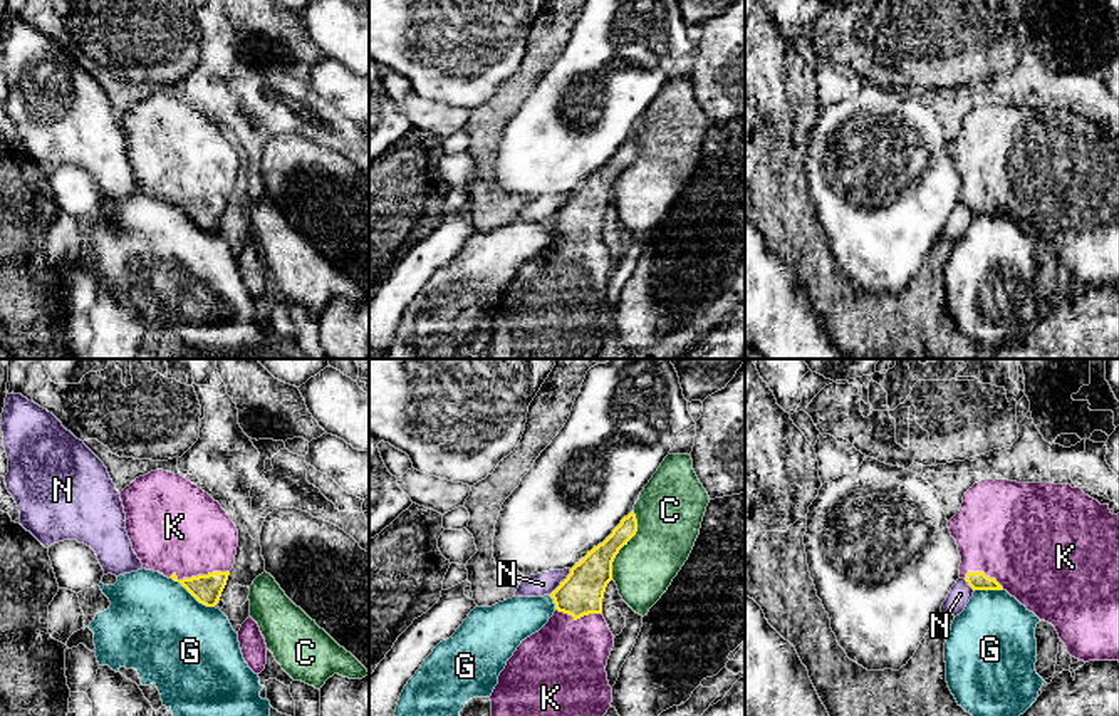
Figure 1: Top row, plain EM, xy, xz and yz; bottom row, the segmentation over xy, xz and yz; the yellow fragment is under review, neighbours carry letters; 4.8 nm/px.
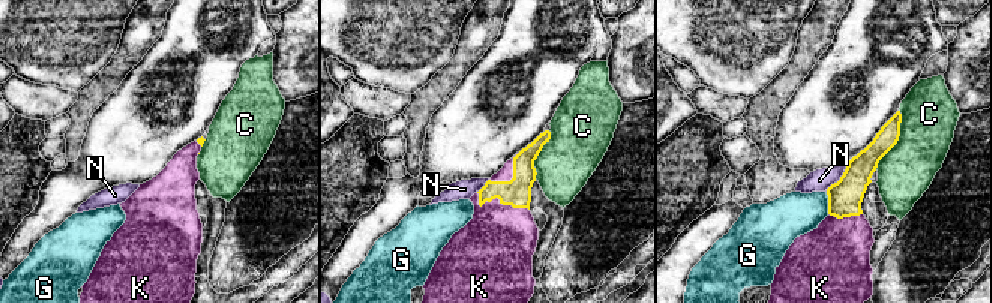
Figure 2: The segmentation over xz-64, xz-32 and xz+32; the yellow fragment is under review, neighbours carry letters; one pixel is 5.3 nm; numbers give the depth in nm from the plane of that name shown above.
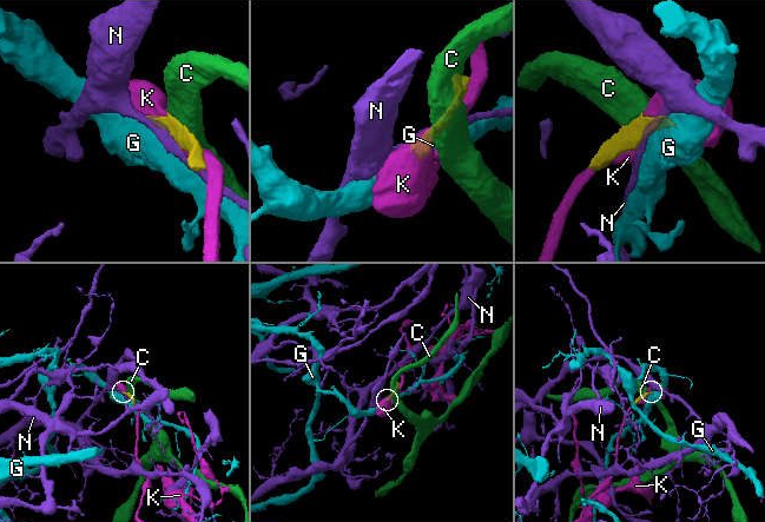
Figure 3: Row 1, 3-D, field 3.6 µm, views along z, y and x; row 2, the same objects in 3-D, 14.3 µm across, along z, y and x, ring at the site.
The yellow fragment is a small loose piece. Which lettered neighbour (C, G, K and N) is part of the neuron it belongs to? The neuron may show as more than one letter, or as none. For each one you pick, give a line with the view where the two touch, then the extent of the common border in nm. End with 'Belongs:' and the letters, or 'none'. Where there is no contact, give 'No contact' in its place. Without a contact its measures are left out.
K: Touches yellow in xy. Shared border 280 nm
Belongs: K

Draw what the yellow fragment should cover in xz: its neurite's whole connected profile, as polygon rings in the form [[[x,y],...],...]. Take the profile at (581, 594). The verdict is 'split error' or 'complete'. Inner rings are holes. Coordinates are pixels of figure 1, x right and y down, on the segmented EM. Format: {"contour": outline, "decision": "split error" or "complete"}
{"contour": [[[634,511],[621,520],[612,533],[570,568],[570,573],[550,594],[555,612],[535,634],[522,641],[498,676],[492,701],[492,716],[604,716],[612,703],[607,681],[607,659],[614,636],[602,615],[602,599],[612,580],[612,562],[638,532]]], "decision": "split error"}

